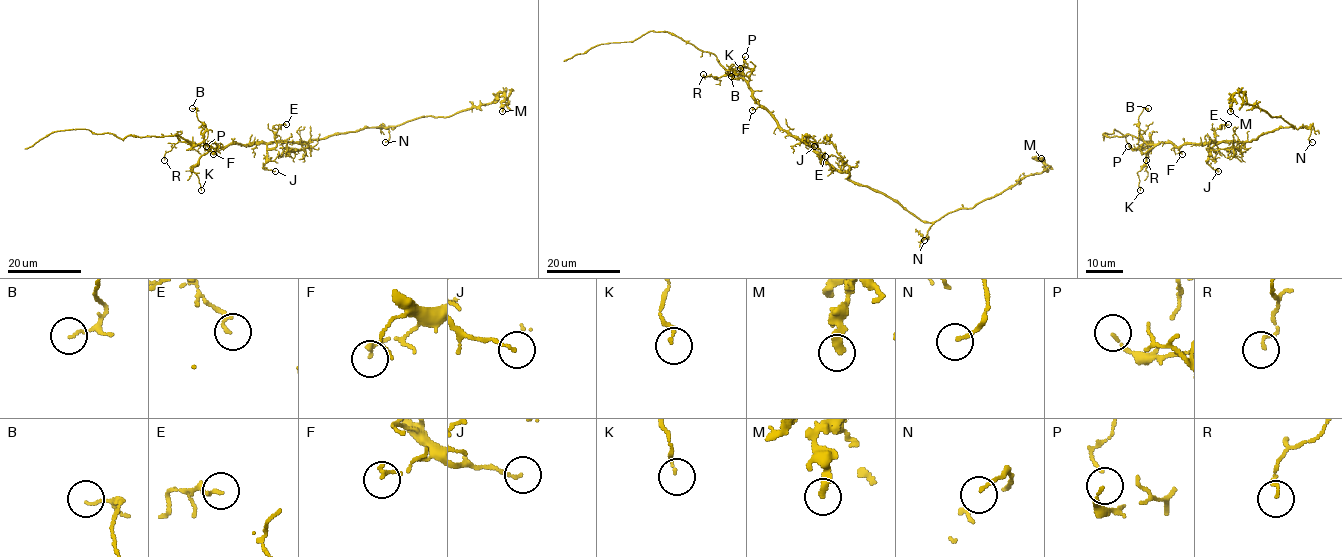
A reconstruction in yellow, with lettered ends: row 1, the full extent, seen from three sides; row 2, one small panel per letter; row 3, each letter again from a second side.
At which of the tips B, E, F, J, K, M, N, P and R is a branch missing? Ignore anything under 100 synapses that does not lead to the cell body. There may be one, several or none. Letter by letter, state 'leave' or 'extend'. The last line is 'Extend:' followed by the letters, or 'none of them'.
B: leave
E: leave
F: leave
J: leave
K: leave
M: leave
N: leave
P: leave
R: leave
Extend: none of them

